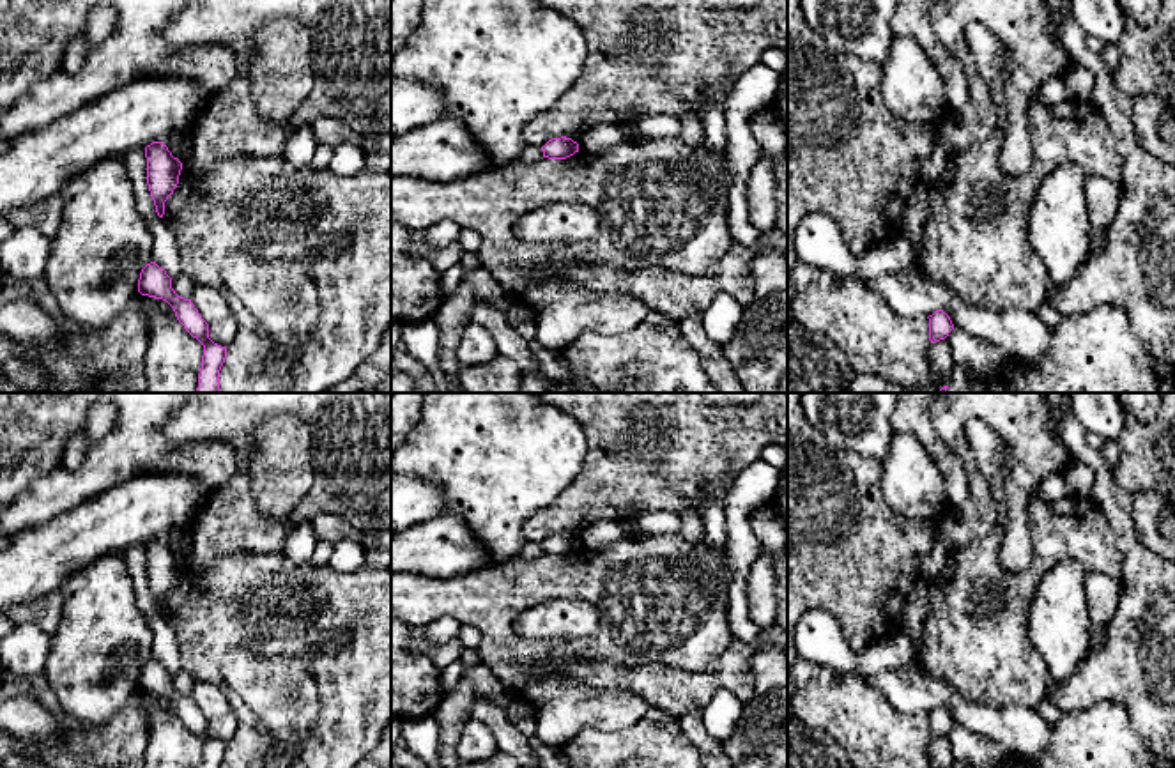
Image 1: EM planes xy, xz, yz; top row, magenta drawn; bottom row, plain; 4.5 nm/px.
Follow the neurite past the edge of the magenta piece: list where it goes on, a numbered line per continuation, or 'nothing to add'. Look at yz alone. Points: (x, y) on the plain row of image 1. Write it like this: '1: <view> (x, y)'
nothing to add

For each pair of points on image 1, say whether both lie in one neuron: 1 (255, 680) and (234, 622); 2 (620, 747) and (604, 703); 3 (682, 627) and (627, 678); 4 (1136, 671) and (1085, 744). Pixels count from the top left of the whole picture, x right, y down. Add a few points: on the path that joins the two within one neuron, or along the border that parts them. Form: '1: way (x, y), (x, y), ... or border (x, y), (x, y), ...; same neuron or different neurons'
1: border (285, 655), (230, 650), (220, 675); different neurons
2: border (648, 708), (629, 726), (583, 728), (572, 738); different neurons
3: border (600, 659), (629, 668), (650, 662), (682, 668); different neurons
4: border (1075, 710), (1117, 701), (1140, 737); different neurons

